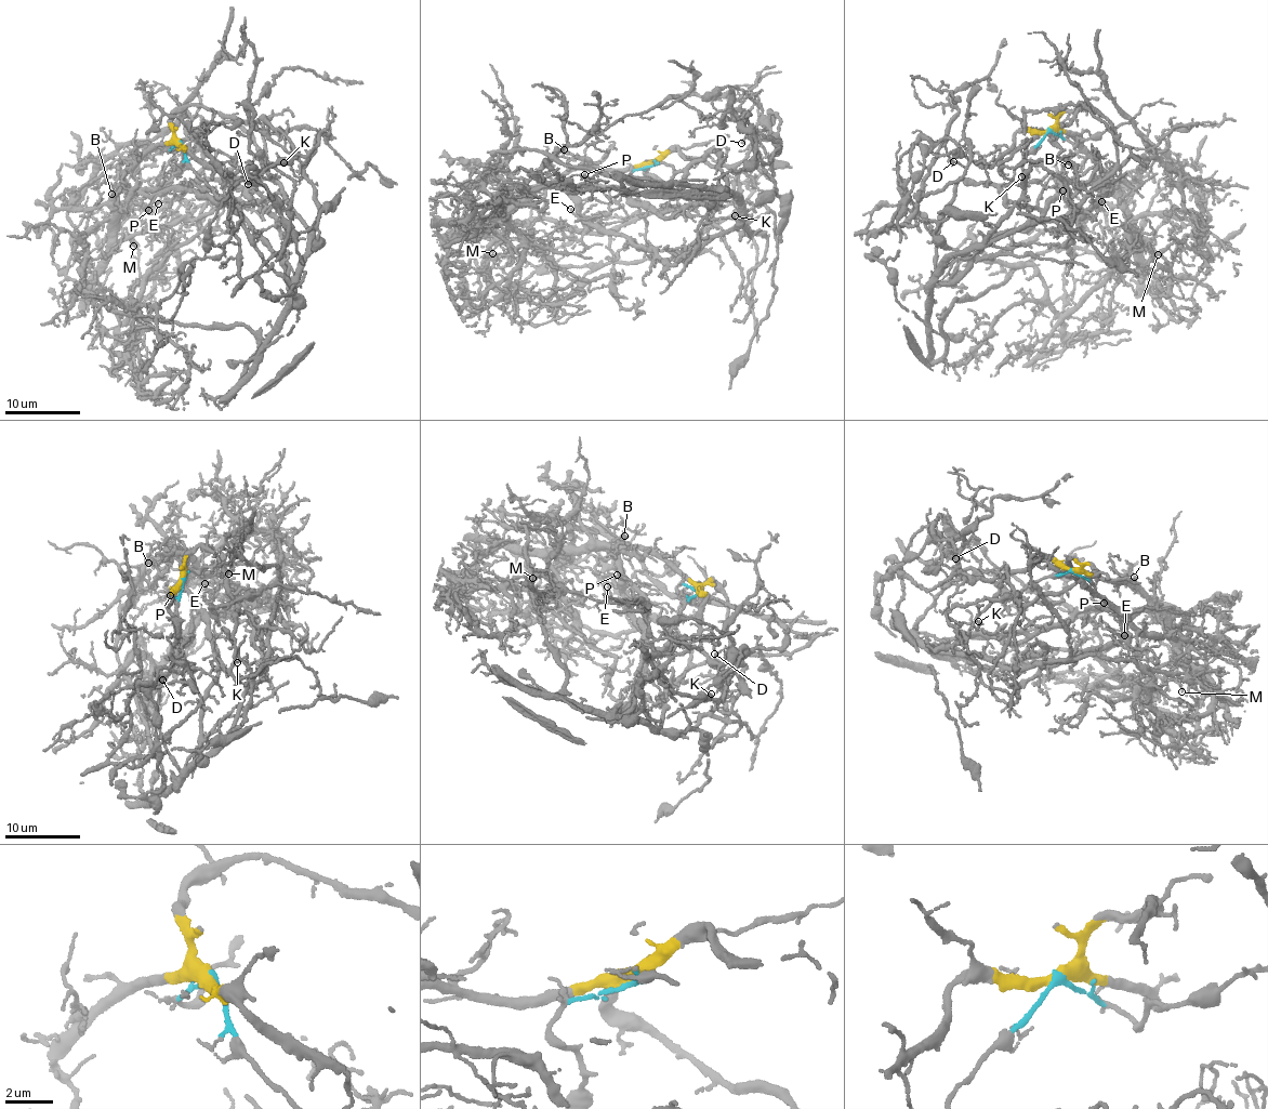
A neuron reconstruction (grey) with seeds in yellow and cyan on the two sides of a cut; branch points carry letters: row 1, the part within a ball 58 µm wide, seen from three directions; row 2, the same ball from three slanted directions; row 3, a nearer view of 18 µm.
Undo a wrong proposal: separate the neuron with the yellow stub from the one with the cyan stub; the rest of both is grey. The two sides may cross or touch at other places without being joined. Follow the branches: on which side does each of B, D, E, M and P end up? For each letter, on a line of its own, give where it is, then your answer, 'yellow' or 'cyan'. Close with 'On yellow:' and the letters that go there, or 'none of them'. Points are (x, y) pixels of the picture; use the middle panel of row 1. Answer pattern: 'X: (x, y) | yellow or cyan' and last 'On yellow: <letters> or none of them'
B: (564, 149) | yellow
D: (741, 143) | yellow
E: (570, 209) | yellow
M: (492, 253) | yellow
P: (584, 174) | yellow
On yellow: B, D, E, M, P

